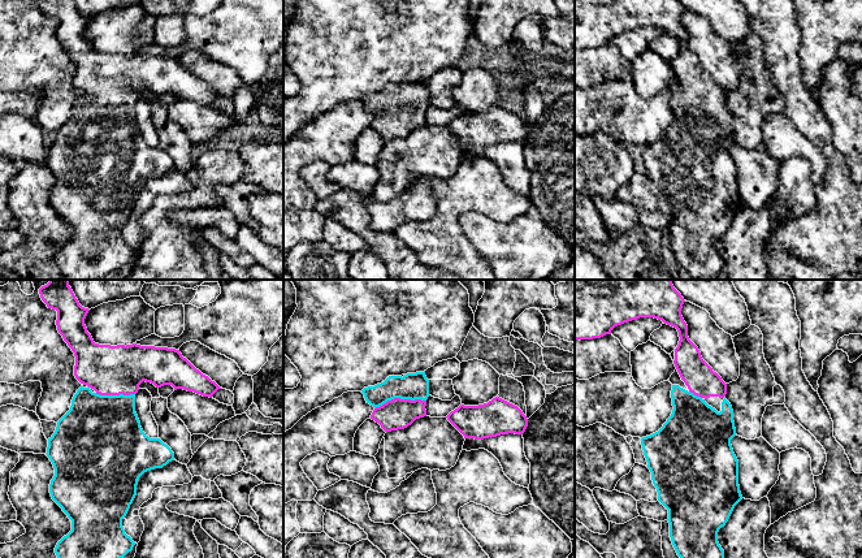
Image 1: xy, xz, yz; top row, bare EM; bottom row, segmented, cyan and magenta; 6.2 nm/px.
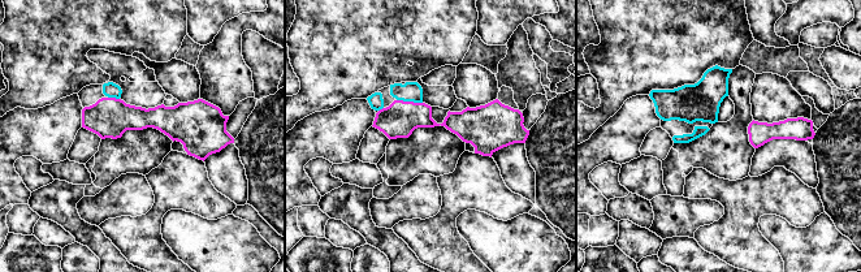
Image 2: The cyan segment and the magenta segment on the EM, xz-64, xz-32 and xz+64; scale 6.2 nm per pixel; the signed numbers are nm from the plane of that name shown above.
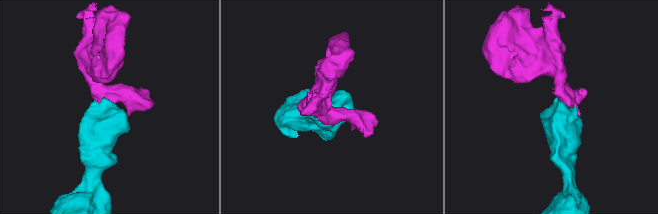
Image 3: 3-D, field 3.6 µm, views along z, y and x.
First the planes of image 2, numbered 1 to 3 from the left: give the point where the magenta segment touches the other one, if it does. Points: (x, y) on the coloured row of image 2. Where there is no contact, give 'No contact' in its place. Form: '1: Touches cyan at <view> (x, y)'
1: Touches cyan at xz-64 (113, 96)
2: Touches cyan at xz-32 (410, 100)
3: No contact

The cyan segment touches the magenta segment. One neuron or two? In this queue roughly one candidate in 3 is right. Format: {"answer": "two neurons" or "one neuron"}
{"answer": "one neuron"}

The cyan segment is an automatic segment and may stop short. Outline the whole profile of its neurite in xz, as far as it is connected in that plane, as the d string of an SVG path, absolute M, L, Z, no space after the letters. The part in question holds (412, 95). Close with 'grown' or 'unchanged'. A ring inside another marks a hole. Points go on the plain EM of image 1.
M424 81L389 85L384 91L361 99L367 112L374 116L371 127L385 140L404 138L426 125L429 88Z; grown

